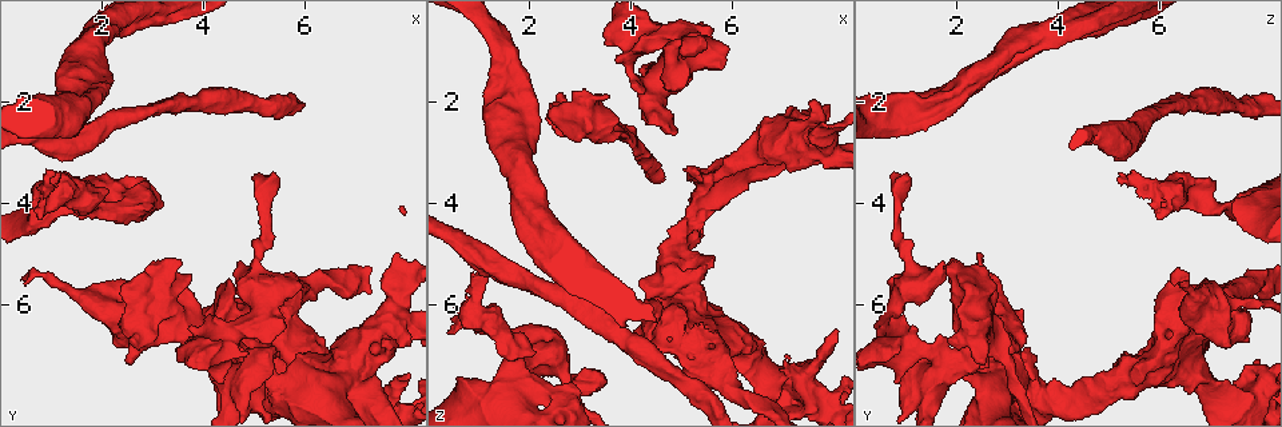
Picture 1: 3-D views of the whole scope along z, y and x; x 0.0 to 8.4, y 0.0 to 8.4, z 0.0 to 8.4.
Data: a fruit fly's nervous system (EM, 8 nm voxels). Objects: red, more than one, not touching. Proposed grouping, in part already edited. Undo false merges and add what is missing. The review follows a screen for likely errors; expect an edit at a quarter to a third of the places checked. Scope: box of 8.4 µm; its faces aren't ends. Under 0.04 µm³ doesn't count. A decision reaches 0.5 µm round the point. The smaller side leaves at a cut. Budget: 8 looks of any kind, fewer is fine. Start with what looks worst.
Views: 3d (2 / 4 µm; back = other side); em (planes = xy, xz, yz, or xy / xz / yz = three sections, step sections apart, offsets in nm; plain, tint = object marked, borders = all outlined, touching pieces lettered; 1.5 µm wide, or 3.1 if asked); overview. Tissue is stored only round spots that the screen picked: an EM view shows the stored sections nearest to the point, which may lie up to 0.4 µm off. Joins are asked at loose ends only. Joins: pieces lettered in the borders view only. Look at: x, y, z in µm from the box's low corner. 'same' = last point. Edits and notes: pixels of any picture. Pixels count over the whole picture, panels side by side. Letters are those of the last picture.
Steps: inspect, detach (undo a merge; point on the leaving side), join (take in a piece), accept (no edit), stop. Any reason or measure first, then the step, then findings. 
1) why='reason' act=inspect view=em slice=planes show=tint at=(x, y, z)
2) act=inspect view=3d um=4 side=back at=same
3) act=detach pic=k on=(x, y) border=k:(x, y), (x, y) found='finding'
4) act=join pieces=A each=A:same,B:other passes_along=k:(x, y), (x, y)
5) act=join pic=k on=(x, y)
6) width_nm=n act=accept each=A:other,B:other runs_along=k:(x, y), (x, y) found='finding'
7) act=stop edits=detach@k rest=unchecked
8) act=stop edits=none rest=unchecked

why='thick end' act=inspect view=em slice=planes show=plain at=(4.80, 5.15, 1.75)

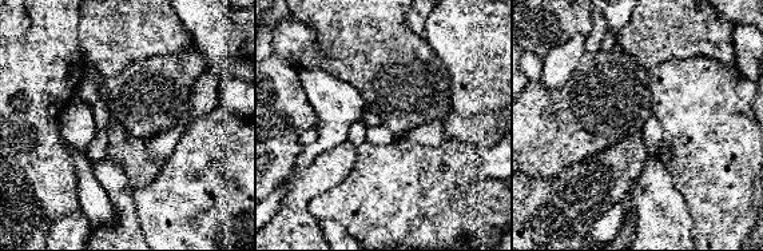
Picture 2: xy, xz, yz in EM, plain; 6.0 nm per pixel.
act=inspect view=em slice=planes show=borders at=same

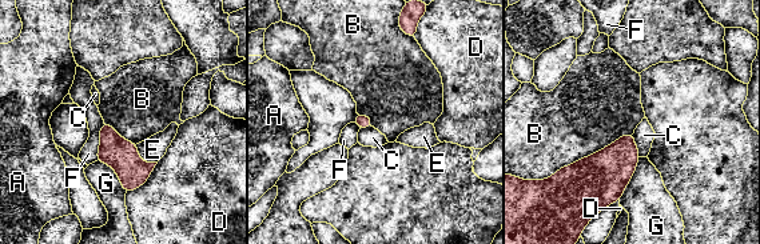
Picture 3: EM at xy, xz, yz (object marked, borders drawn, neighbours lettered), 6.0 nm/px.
act=accept each=A:other,B:other,C:other,D:other,E:other,F:other,G:other found='no lettered piece goes on from it'

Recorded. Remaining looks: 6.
why='two arms at a narrow angle' act=inspect view=3d um=2 at=(1.45, 2.25, 0.85)

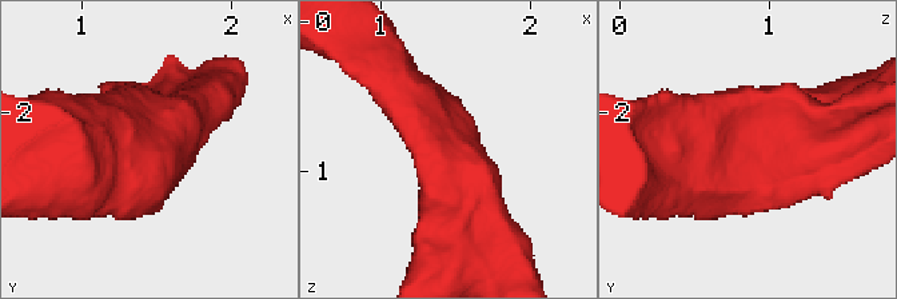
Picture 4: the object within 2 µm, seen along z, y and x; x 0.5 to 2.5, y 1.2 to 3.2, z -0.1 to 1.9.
arms=3 arm_widths_nm=320,360,460 why='shape alone is not enough' act=inspect view=em slice=xy step=4 show=tint at=(1.44, 2.26, 0.82)

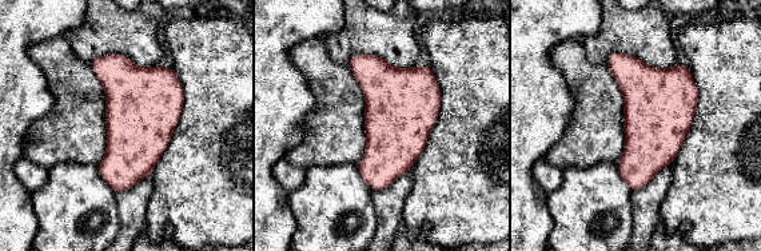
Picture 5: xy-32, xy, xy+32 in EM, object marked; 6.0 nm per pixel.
act=inspect view=em slice=xy step=4 show=borders at=same

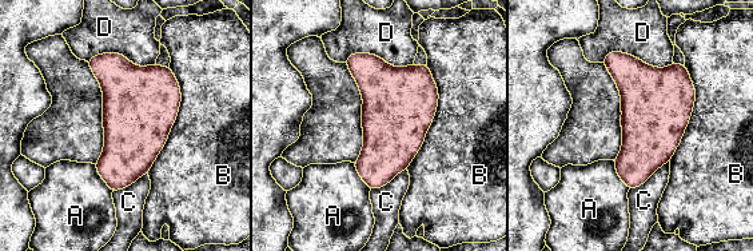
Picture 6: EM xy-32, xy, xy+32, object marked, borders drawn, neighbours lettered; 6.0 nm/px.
act=accept each=A:other,B:other,C:other,D:other border=6:(170, 67), (180, 107), (147, 172) found='all the same neuron'

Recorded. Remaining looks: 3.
why='branch point' act=inspect view=3d um=4 side=back at=(4.05, 6.85, 0.90)

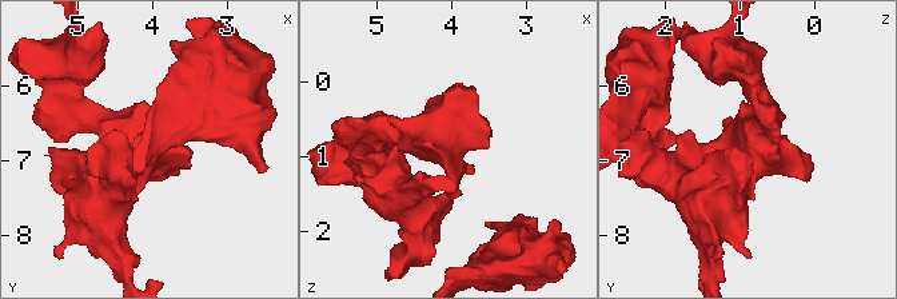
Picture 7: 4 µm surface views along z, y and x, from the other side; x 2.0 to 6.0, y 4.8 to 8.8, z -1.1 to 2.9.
act=inspect view=em slice=planes show=plain at=(4.10, 6.80, 0.90)

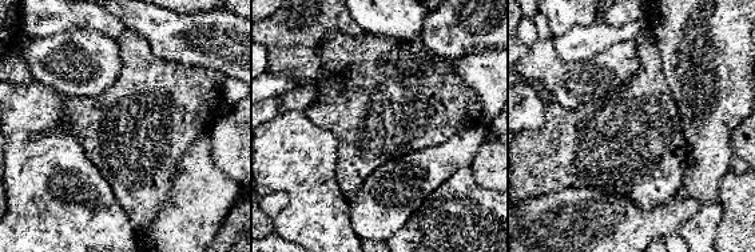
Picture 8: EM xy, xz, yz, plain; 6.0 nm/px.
act=inspect view=em slice=planes show=borders at=same

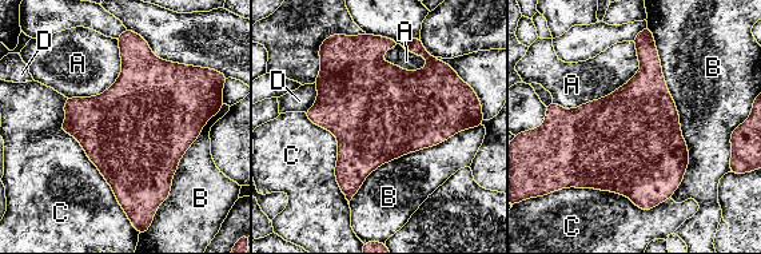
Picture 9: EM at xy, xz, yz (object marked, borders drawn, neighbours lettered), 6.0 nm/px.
longest_contact=B:1000nm act=accept each=A:other,B:other,C:other,D:other border=9:(636, 44), (628, 82), (553, 102) found='all the same neuron'

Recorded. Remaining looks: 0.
act=stop edits=none rest=unchecked

